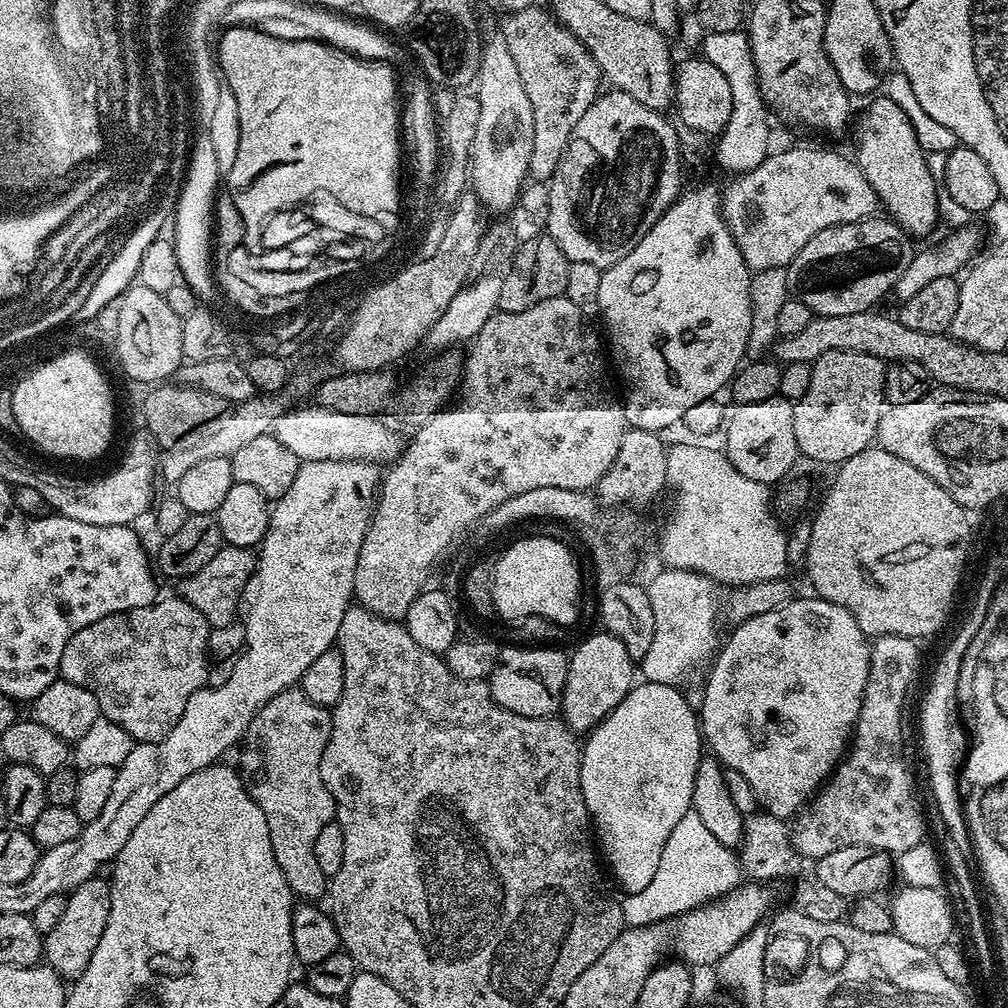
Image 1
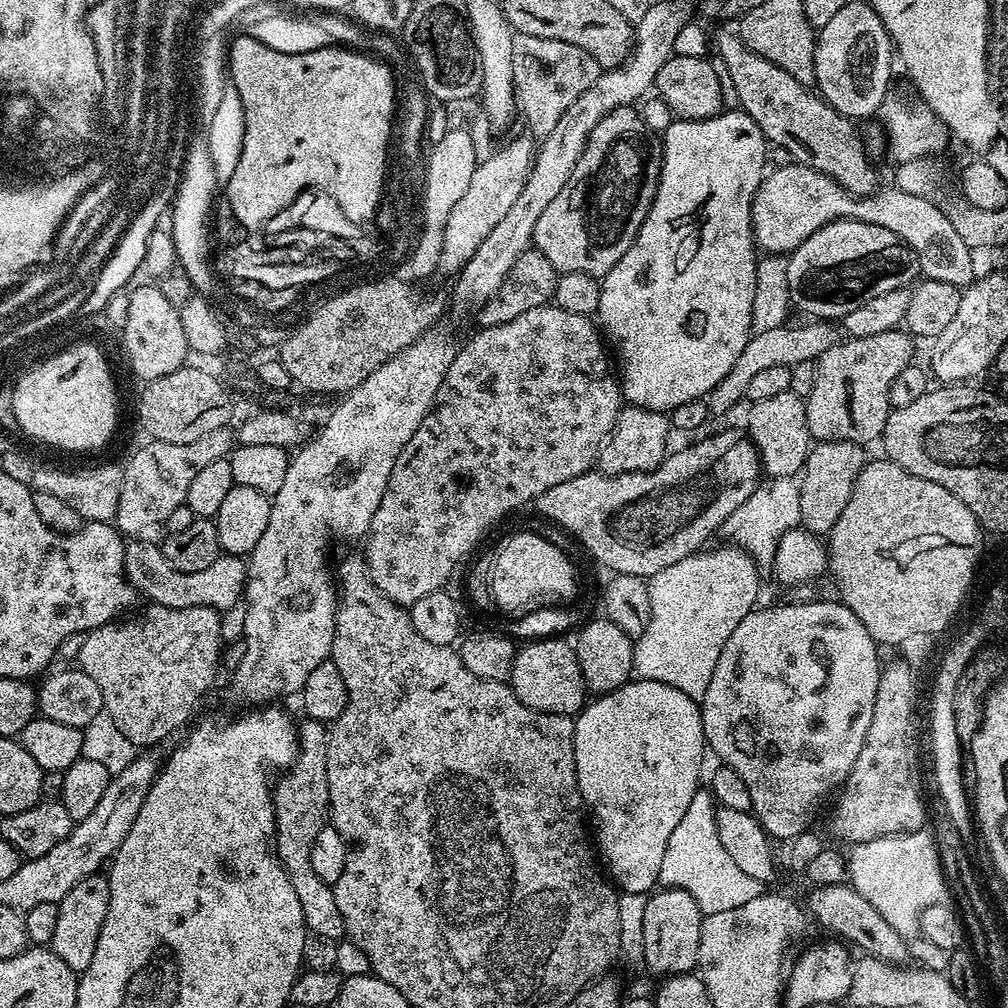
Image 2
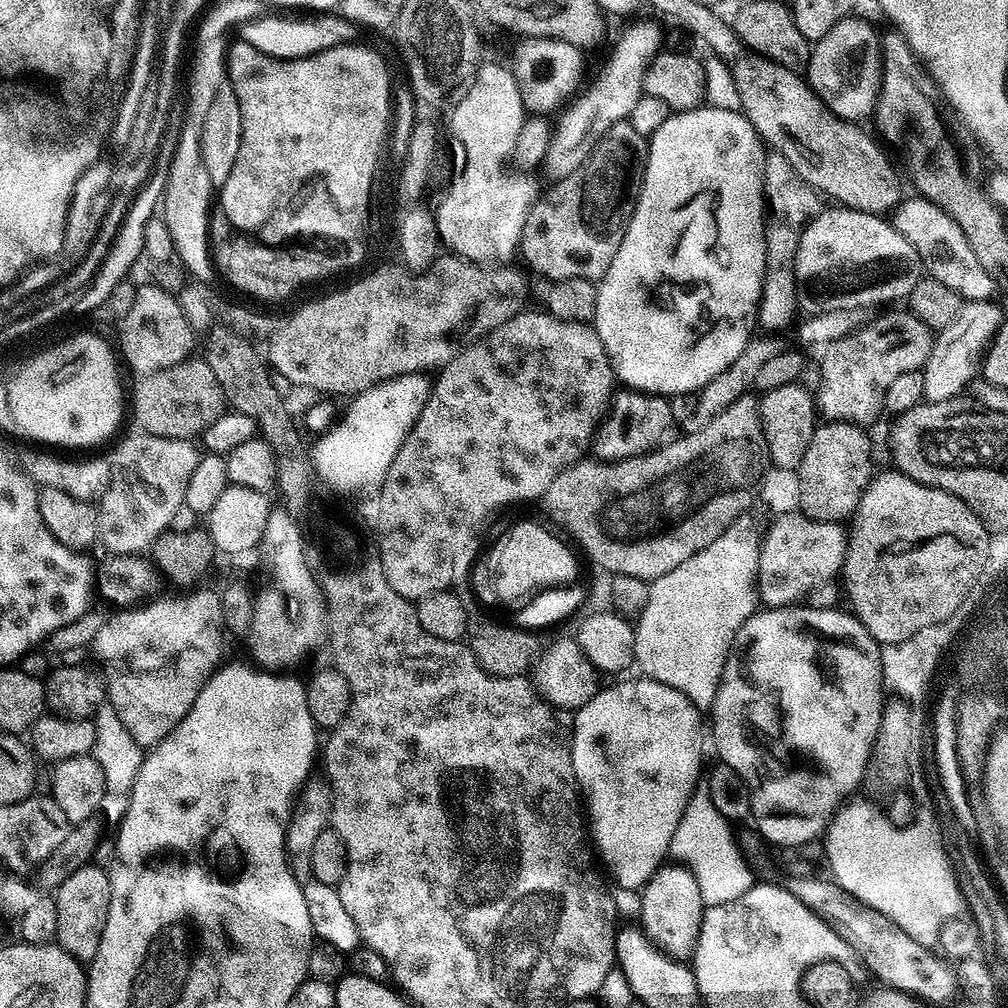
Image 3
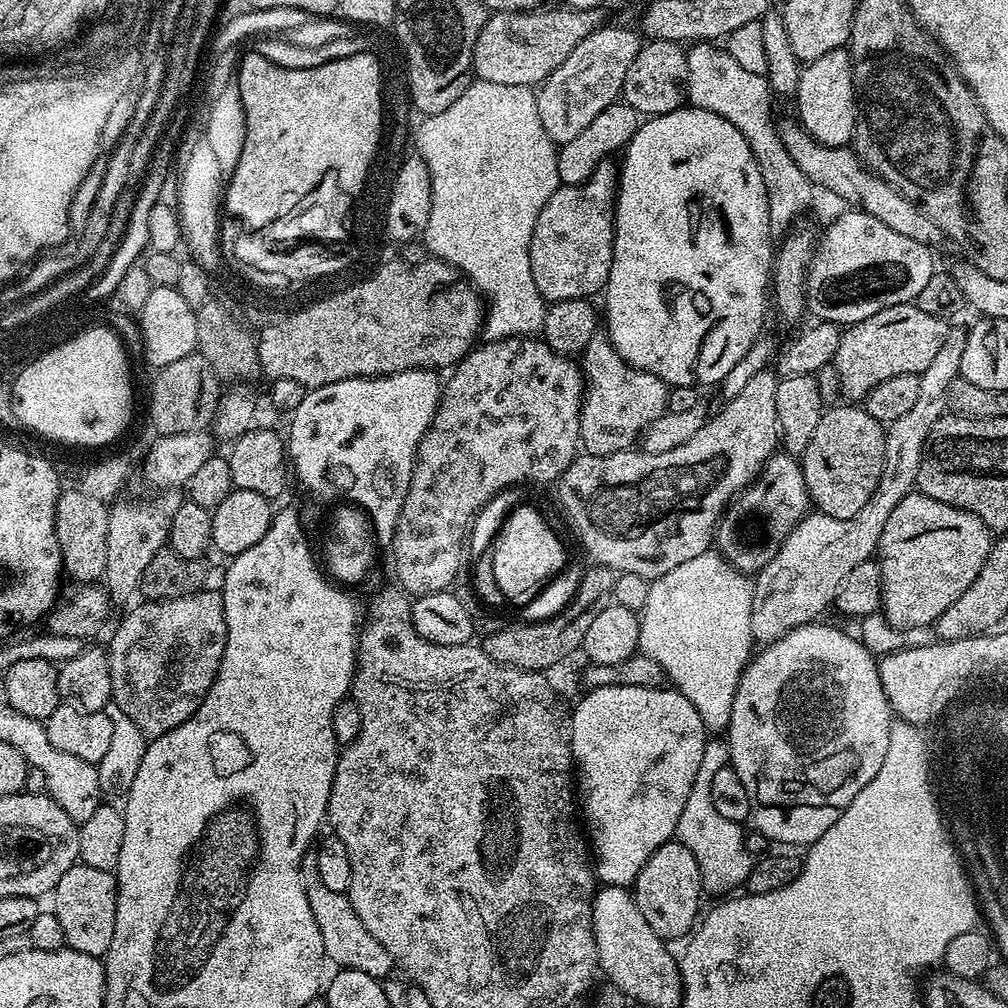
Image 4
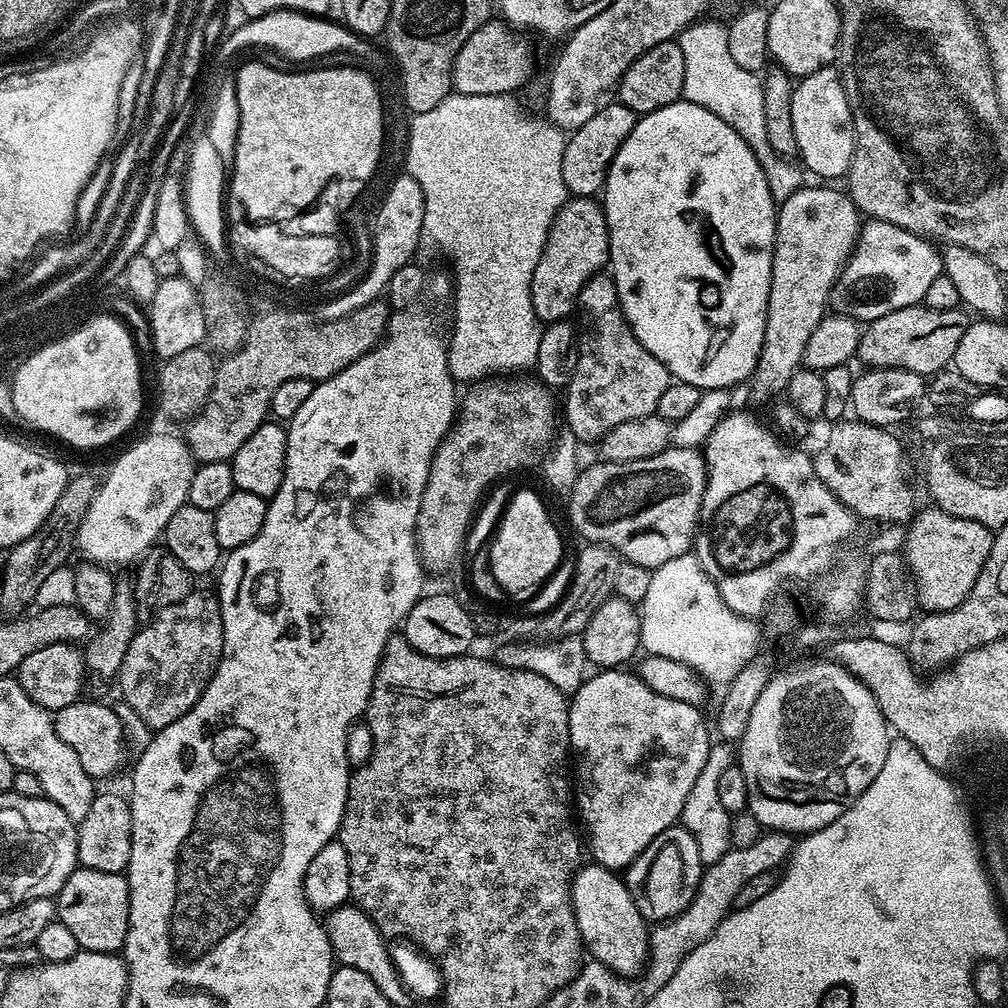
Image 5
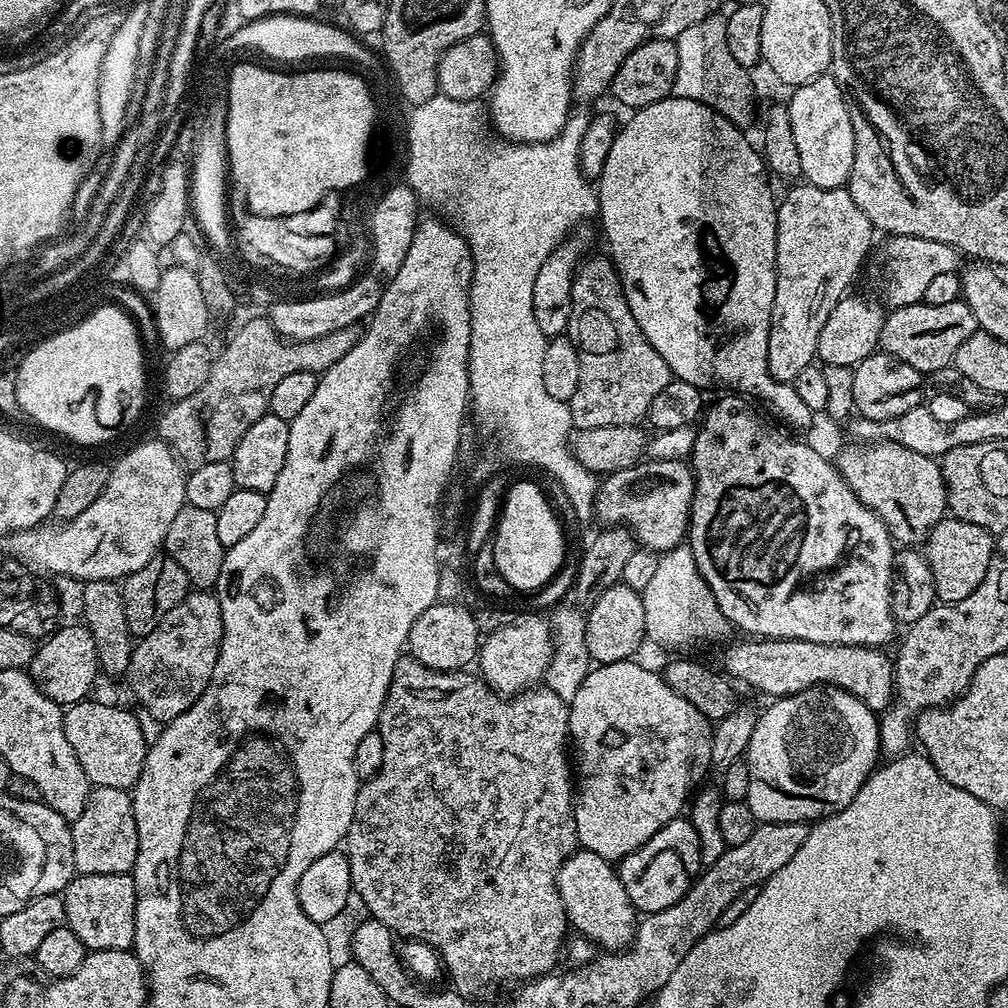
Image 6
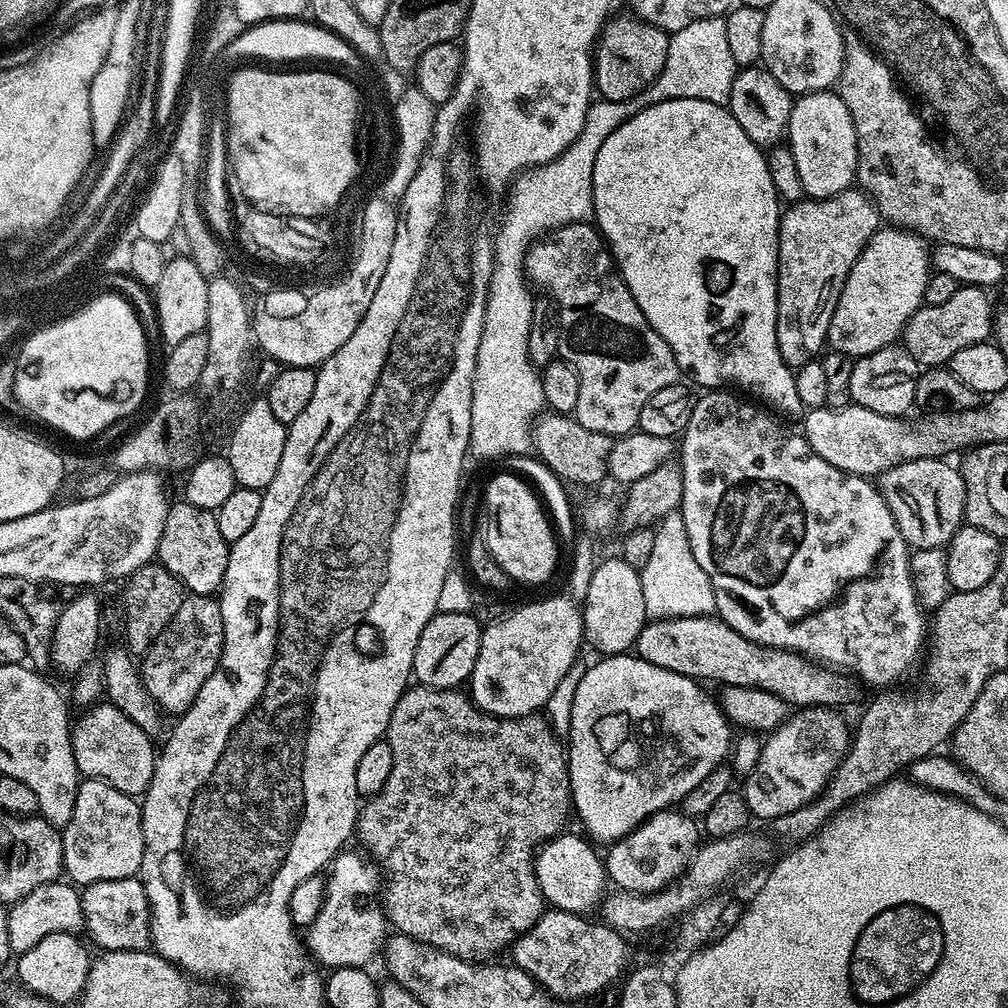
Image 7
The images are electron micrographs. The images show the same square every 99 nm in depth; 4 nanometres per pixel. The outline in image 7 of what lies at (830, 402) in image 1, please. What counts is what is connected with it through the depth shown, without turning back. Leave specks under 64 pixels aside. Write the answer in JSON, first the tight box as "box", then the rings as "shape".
{"box":[902,286,994,366],"shape":[[[960,286],[942,306],[920,307],[904,327],[902,347],[921,366],[944,366],[952,361],[958,350],[985,343],[994,332],[994,307],[988,296],[983,288]]]}

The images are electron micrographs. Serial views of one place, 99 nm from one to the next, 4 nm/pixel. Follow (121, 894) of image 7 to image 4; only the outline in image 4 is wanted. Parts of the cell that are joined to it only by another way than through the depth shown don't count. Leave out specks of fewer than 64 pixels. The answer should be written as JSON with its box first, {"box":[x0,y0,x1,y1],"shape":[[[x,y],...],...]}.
{"box":[54,862,115,958],"shape":[[[77,862],[70,870],[66,870],[66,874],[62,874],[62,878],[58,878],[58,886],[54,889],[55,896],[54,911],[58,922],[62,922],[65,945],[82,954],[103,958],[110,950],[110,941],[114,938],[115,875]]]}

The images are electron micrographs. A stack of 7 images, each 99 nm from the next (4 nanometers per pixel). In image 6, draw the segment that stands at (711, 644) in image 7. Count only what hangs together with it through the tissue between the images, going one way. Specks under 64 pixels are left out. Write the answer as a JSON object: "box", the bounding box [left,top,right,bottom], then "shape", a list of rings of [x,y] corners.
{"box":[723,638,894,714],"shape":[[[740,638],[737,644],[732,644],[724,652],[724,668],[723,671],[727,673],[733,681],[739,682],[741,680],[744,684],[749,684],[752,688],[757,688],[760,692],[765,692],[768,698],[779,698],[782,696],[793,696],[807,688],[815,688],[817,686],[831,686],[834,688],[841,688],[850,694],[854,694],[854,698],[861,700],[871,712],[883,714],[887,710],[888,705],[892,702],[894,695],[894,660],[891,655],[887,656],[887,651],[879,648],[863,648],[862,646],[846,646],[845,644],[823,644],[822,642],[806,642],[805,640],[773,640],[771,638]]]}

